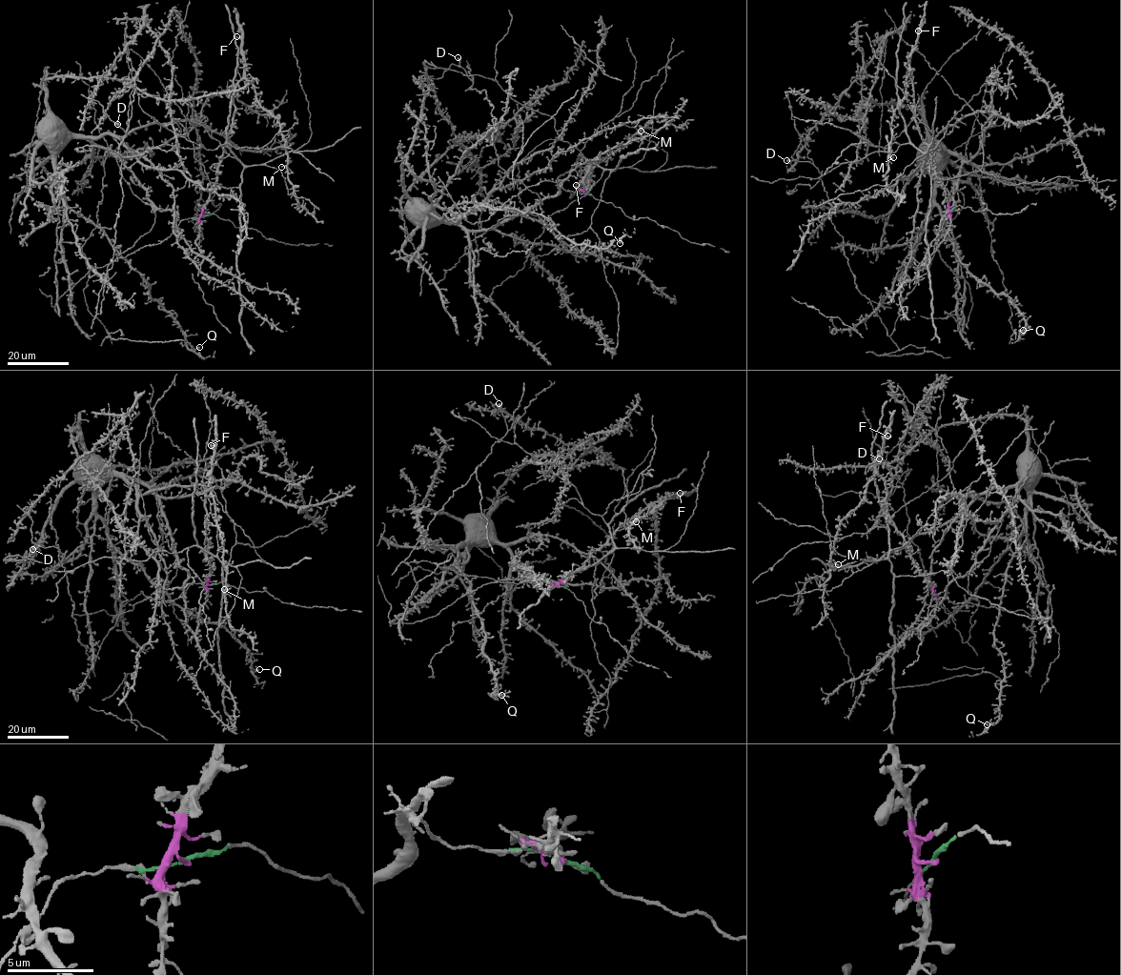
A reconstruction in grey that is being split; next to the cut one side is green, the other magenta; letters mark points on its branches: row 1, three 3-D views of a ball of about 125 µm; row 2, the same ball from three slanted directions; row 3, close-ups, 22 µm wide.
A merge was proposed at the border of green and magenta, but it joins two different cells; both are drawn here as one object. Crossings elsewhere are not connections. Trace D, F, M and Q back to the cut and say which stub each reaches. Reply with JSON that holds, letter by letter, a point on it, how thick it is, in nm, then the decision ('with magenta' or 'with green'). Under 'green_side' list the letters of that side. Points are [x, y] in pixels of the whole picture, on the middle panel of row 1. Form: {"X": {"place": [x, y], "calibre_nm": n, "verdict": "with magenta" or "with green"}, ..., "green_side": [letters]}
{"D": {"place": [458, 57], "calibre_nm": 550, "verdict": "with green"}, "F": {"place": [576, 185], "calibre_nm": 220, "verdict": "with magenta"}, "M": {"place": [641, 131], "calibre_nm": 190, "verdict": "with magenta"}, "Q": {"place": [620, 243], "calibre_nm": 400, "verdict": "with green"}, "green_side": ["D", "Q"]}

